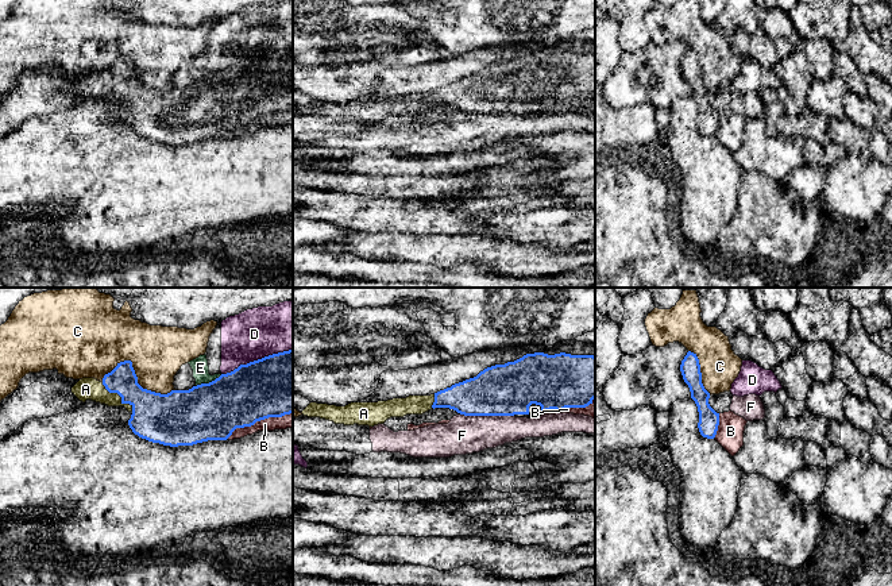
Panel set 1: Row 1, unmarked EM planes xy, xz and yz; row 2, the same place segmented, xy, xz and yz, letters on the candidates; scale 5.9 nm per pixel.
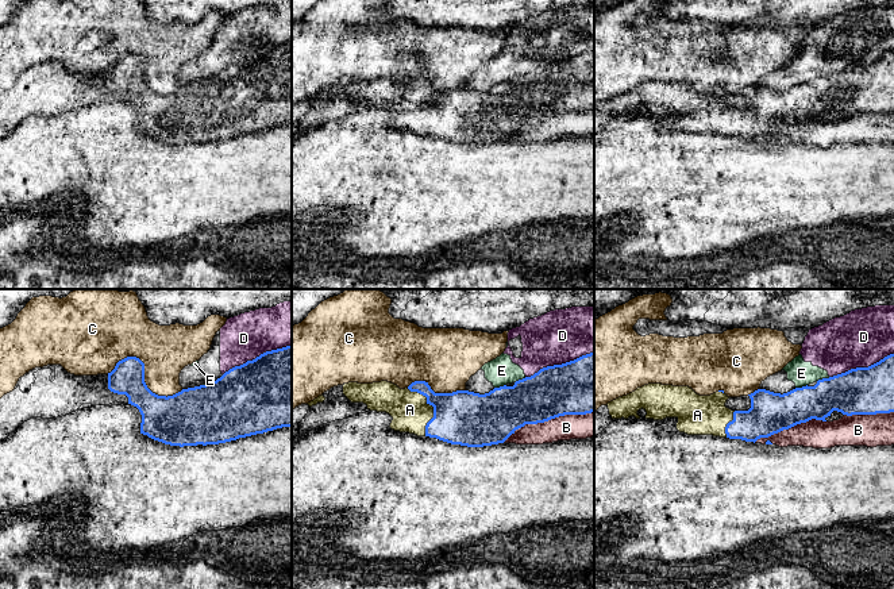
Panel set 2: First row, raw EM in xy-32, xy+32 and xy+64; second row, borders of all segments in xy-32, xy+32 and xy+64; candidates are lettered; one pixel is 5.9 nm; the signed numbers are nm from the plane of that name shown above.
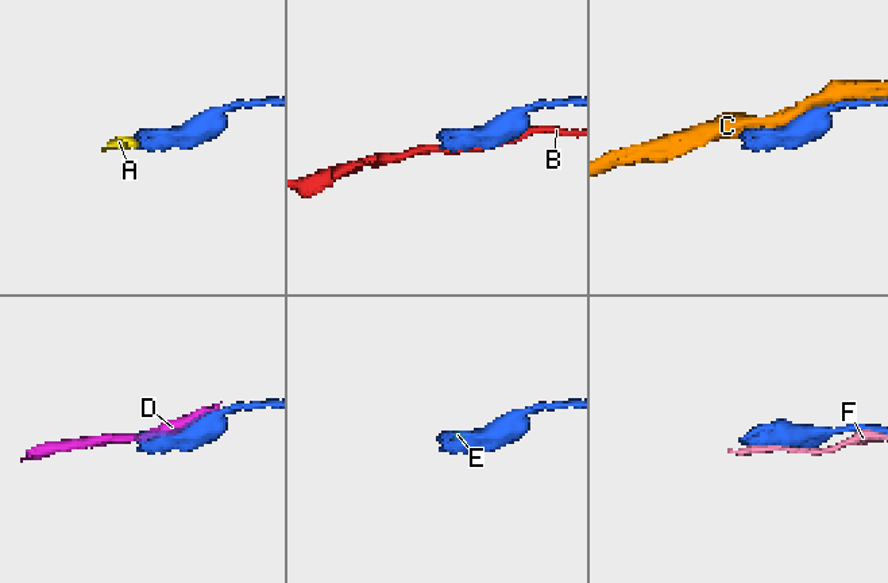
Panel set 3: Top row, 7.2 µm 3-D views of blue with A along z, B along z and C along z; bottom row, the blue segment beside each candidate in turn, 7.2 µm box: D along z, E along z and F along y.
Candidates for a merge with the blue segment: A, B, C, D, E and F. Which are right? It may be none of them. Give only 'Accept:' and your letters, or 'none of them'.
Accept: A

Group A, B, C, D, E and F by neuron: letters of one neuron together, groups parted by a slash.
A / B / C / D E / F

